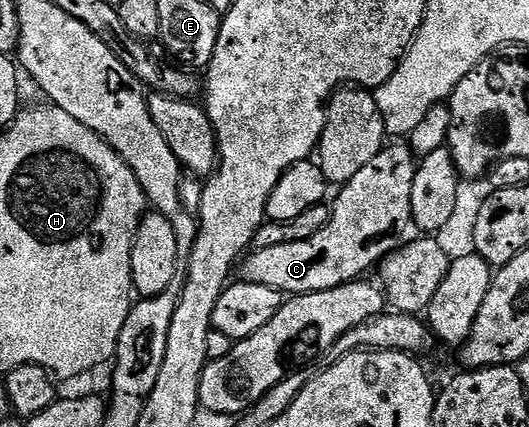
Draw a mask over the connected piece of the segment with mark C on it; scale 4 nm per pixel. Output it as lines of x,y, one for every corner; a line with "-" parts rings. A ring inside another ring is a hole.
409,145
383,146
370,163
364,164
339,189
342,191
338,199
330,206
328,224
316,236
247,253
240,266
241,281
268,284
268,288
276,288
284,296
293,296
324,292
361,279
365,270
373,266
375,269
382,259
397,250
403,241
402,233
411,229
412,180
416,180
417,171
416,155

